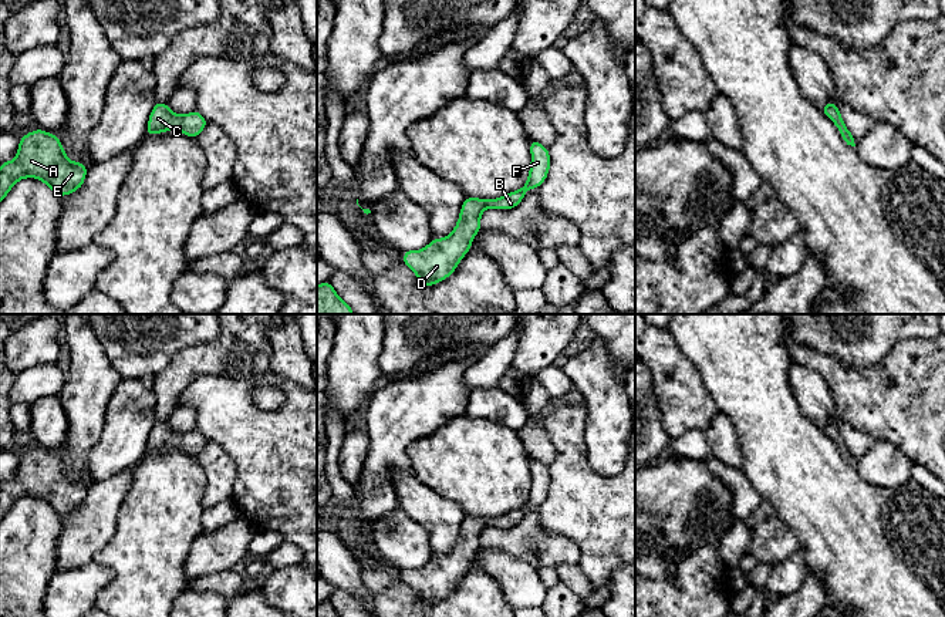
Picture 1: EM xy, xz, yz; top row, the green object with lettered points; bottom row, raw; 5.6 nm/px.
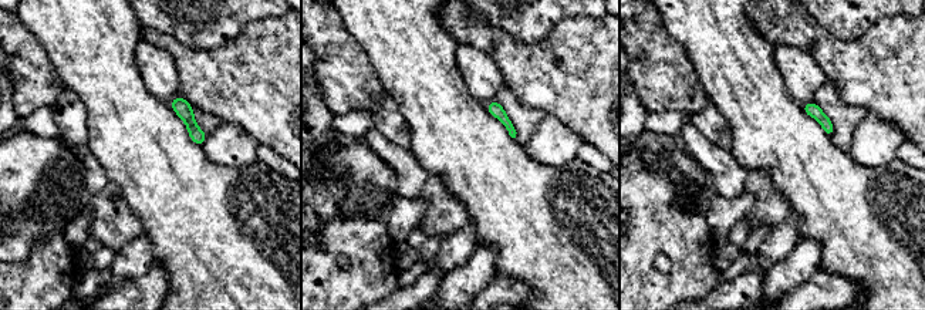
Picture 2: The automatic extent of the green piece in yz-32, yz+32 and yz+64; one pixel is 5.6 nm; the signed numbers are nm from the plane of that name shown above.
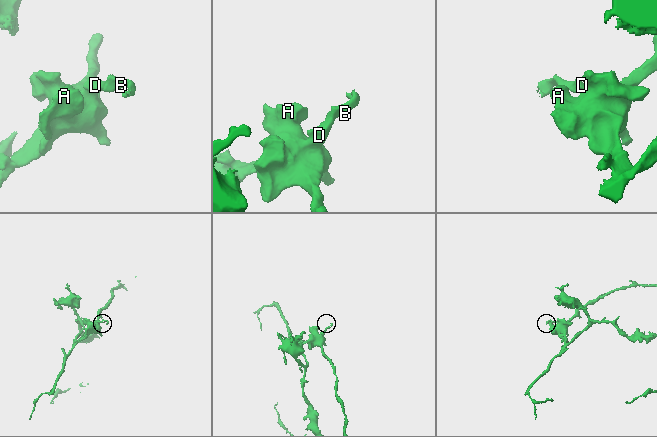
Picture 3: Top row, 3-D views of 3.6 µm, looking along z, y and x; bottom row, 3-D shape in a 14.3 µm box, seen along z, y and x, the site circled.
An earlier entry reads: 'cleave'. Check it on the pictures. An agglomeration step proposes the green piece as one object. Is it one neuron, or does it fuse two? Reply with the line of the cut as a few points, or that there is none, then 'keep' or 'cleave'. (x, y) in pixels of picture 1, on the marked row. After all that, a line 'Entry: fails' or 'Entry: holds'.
cut none; keep
Entry: fails

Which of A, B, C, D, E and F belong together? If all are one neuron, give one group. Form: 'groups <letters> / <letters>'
groups A B C D E F

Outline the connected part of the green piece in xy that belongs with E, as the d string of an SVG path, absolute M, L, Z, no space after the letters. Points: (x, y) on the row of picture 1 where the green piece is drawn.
M38 128L20 138L14 161L0 163L0 203L23 178L37 178L65 196L80 189L85 176L87 166L67 158L58 136Z

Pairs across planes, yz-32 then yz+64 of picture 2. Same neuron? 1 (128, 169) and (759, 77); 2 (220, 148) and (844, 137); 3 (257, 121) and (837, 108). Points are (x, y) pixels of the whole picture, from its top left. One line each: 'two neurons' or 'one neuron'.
1: one neuron
2: two neurons
3: two neurons

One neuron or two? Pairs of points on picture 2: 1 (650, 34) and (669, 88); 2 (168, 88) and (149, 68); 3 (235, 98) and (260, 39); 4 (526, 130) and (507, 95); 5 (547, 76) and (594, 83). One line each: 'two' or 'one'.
1: one
2: one
3: one
4: one
5: one

